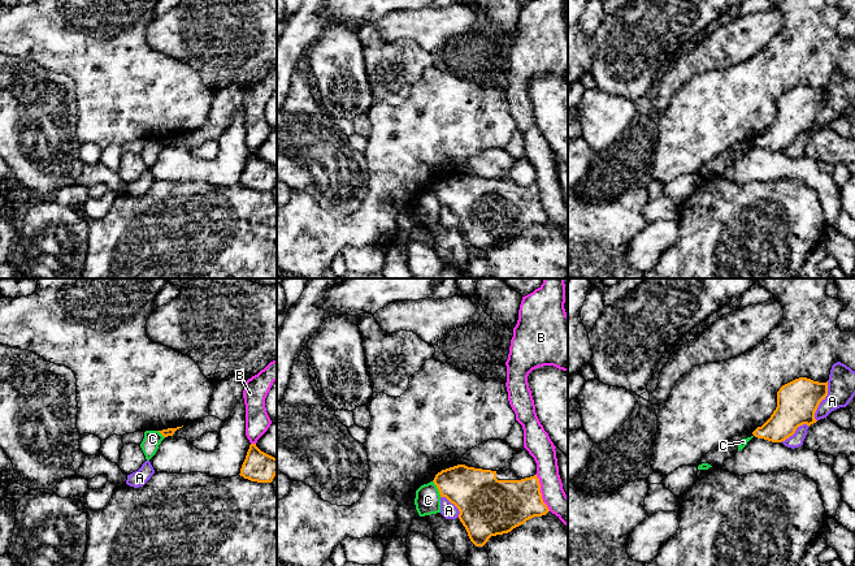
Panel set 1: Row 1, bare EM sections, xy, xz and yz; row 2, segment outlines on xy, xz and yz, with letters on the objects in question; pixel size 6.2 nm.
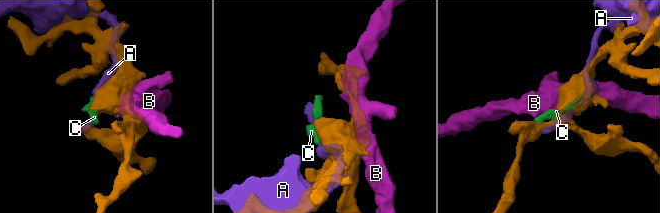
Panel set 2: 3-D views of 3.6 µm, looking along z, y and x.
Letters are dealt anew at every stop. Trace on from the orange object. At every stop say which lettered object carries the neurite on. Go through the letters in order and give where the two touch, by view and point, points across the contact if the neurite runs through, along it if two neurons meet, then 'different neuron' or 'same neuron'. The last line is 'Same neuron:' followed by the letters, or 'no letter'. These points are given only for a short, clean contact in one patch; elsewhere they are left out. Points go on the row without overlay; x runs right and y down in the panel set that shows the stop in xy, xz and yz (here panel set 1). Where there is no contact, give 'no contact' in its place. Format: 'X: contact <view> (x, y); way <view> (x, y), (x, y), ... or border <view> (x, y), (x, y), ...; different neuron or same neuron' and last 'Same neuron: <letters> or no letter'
A: contact yz (821, 108); different neuron
B: contact xz (539, 201); different neuron
C: contact xz (437, 195); different neuron
Same neuron: no letter

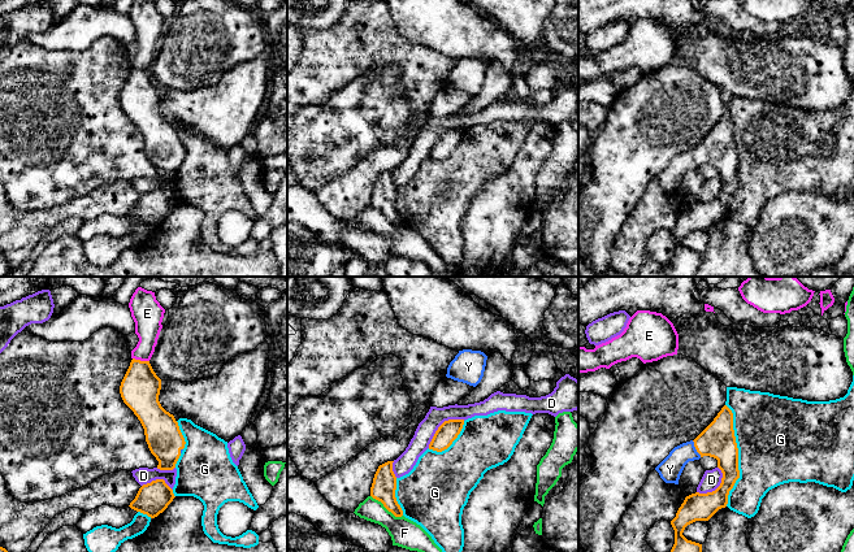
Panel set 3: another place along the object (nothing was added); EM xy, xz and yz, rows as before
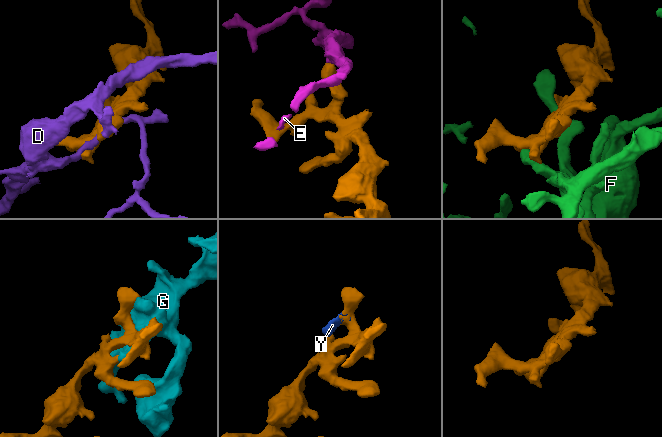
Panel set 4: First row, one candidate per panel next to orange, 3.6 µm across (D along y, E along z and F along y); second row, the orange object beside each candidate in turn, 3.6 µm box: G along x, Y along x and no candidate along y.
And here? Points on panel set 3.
D: contact xz (441, 134); different neuron
E: contact xy (141, 70); border xy (133, 66), (148, 70); different neuron
F: contact xz (386, 217); different neuron
G: contact yz (737, 164); different neuron
Y: contact yz (696, 157); way yz (718, 150), (696, 157), (688, 160), (670, 178); same neuron
Same neuron: Y

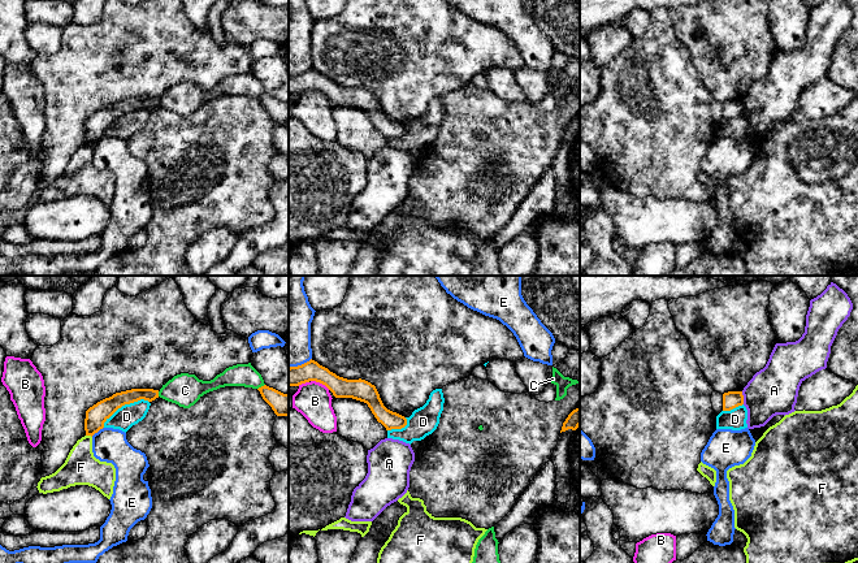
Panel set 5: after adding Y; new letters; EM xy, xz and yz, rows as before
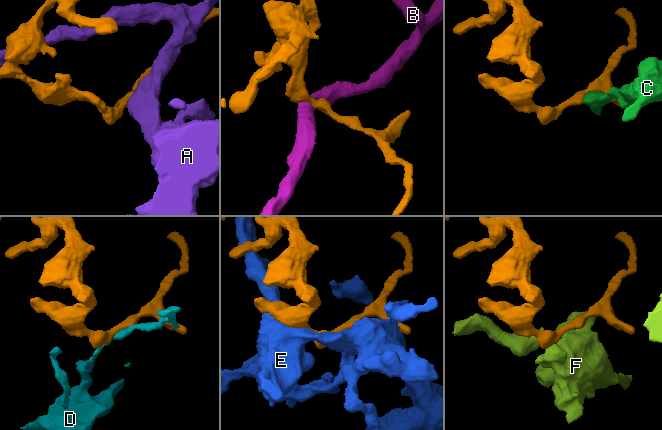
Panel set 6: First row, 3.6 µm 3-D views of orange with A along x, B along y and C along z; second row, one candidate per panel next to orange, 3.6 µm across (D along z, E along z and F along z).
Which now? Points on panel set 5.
A: contact yz (742, 107); border yz (741, 100), (744, 112); different neuron
B: contact xz (320, 91); border xz (311, 89), (319, 90), (329, 98); different neuron
C: contact xy (261, 95); different neuron
D: contact xy (124, 113); border xy (148, 109), (139, 108), (122, 113), (103, 135); different neuron
E: contact xy (96, 141); different neuron
F: contact xy (89, 143); border xy (86, 143), (91, 146); different neuron
Same neuron: no letter

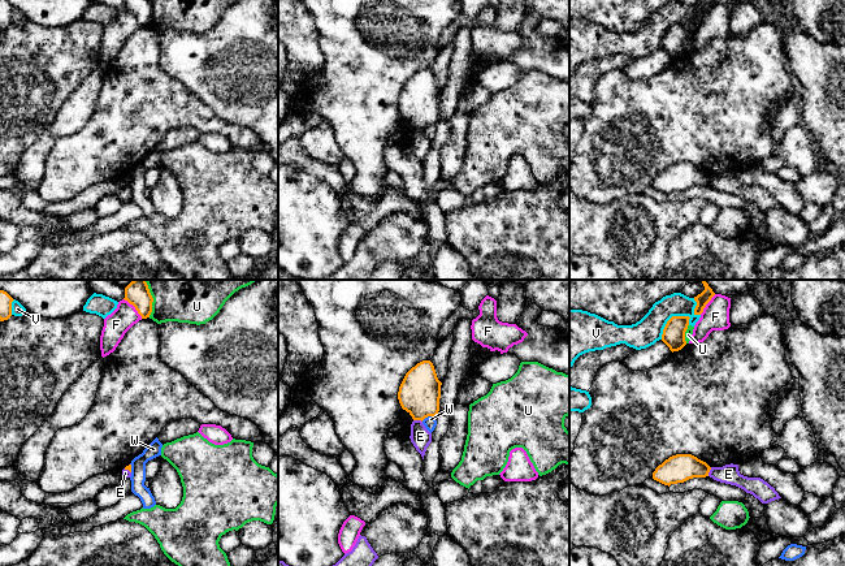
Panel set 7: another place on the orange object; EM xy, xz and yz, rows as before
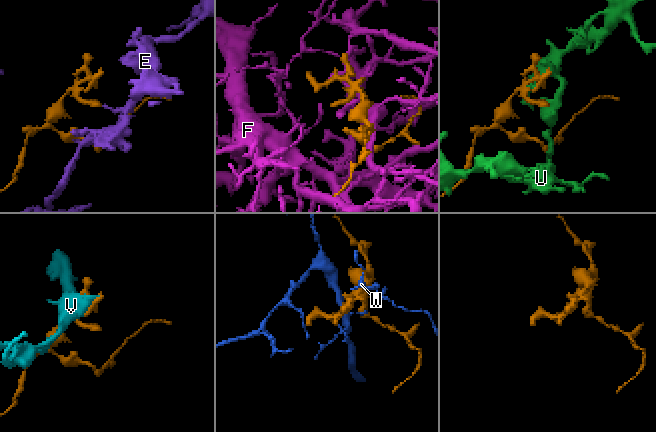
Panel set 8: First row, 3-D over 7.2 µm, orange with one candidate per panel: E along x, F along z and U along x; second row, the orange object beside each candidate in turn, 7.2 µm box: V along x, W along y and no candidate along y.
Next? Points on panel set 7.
E: contact xz (417, 128); border xz (414, 128), (421, 130); different neuron
F: contact xy (134, 14); different neuron
U: contact xy (151, 13); different neuron
V: contact yz (670, 27); different neuron
W: contact xz (428, 124); different neuron
Same neuron: no letter

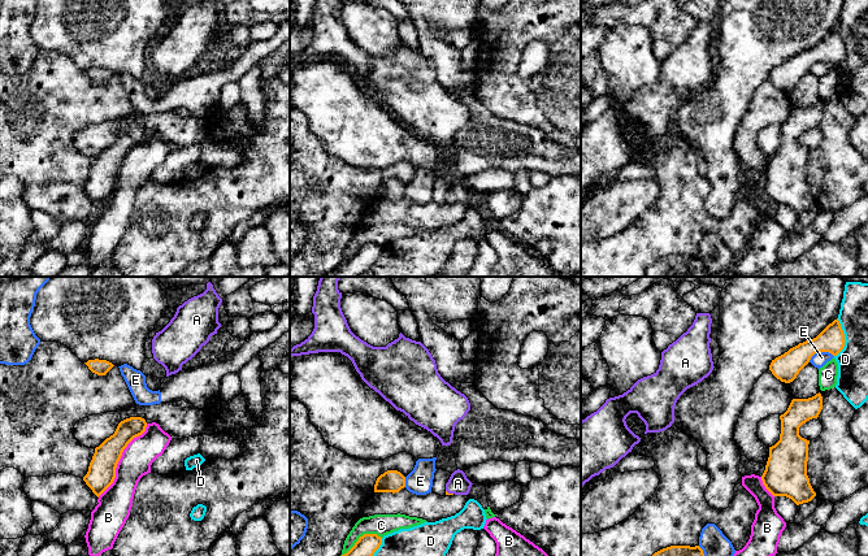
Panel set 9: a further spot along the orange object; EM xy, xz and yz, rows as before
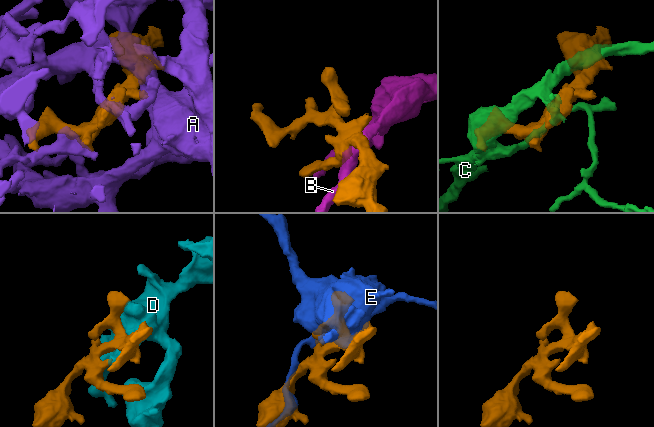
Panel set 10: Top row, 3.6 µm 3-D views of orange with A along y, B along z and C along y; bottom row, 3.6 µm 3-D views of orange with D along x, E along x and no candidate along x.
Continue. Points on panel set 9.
A: contact xz (450, 203); way xz (446, 200), (450, 203), (458, 192); same neuron
B: contact xy (120, 166); different neuron
C: contact xz (360, 246); different neuron
D: contact yz (843, 47); different neuron
E: contact yz (820, 60); different neuron
Same neuron: A

